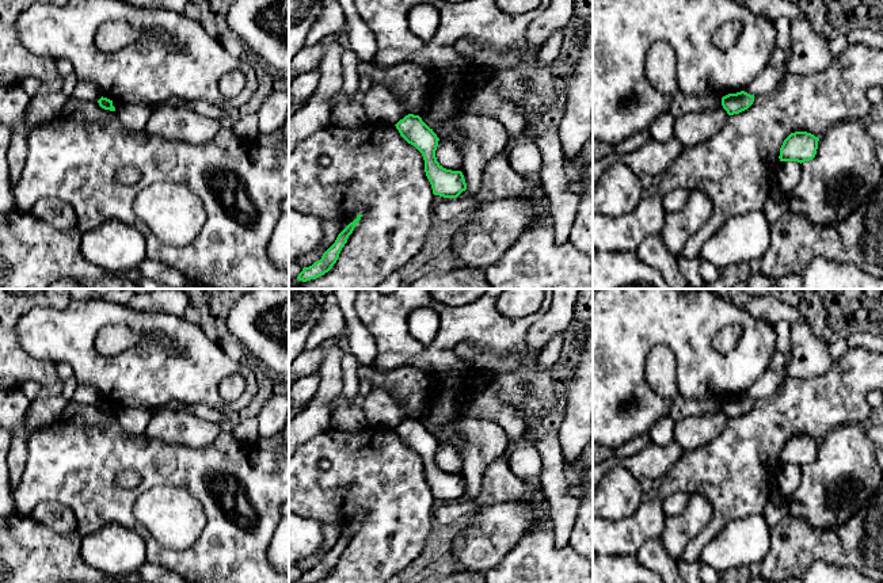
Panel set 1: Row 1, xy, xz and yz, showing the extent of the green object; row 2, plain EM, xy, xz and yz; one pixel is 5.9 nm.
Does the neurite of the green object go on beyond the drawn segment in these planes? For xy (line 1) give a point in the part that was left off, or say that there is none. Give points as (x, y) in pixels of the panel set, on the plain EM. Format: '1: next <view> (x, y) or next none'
1: next none

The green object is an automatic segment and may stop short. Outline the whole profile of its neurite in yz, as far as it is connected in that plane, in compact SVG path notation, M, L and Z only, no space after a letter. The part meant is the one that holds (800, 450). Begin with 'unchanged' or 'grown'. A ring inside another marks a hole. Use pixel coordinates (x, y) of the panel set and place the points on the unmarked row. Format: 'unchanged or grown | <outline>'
unchanged | M807 435L791 437L780 451L780 465L804 466L815 461L819 442Z

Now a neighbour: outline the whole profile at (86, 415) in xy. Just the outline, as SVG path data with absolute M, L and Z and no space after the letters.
M68 401L61 419L75 422L85 427L107 427L115 422L115 415L104 414L98 405Z

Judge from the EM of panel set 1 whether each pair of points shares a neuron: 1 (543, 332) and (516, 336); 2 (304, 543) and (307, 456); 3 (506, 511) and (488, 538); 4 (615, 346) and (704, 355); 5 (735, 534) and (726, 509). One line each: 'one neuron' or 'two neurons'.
1: two neurons
2: two neurons
3: one neuron
4: one neuron
5: two neurons

